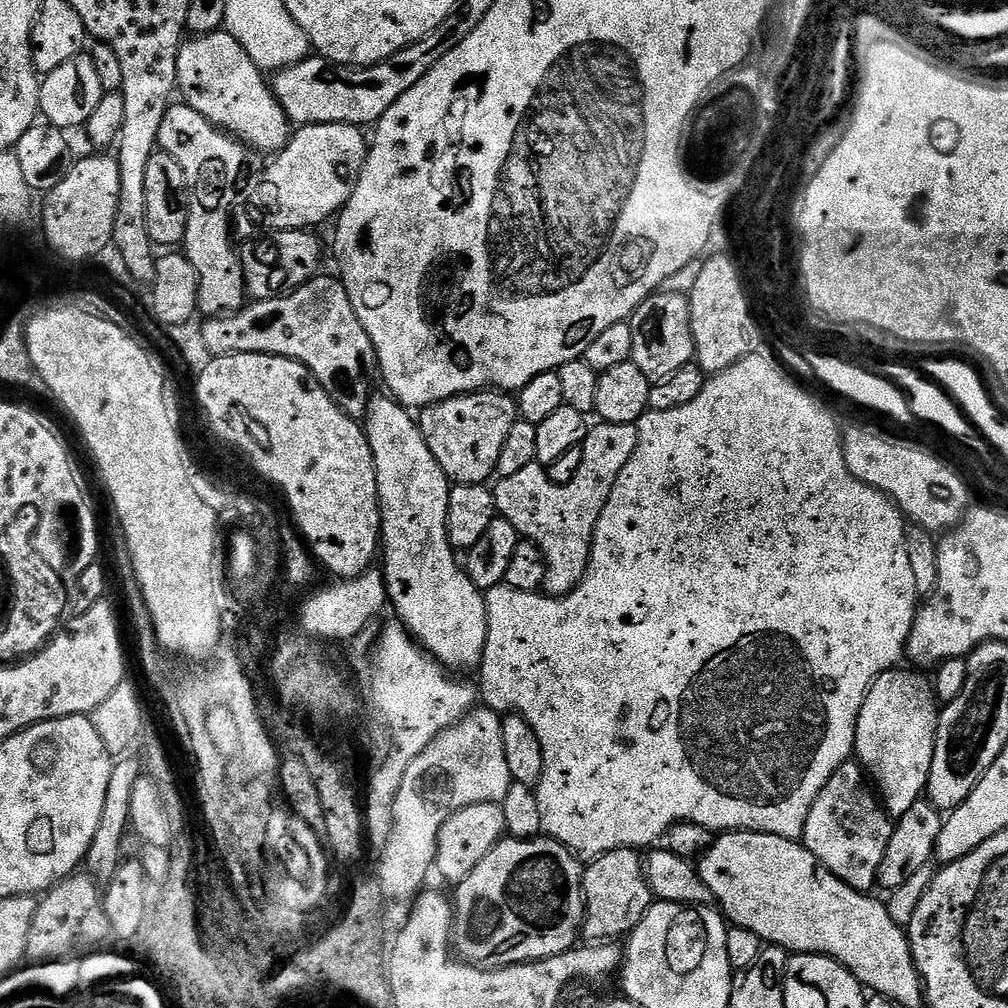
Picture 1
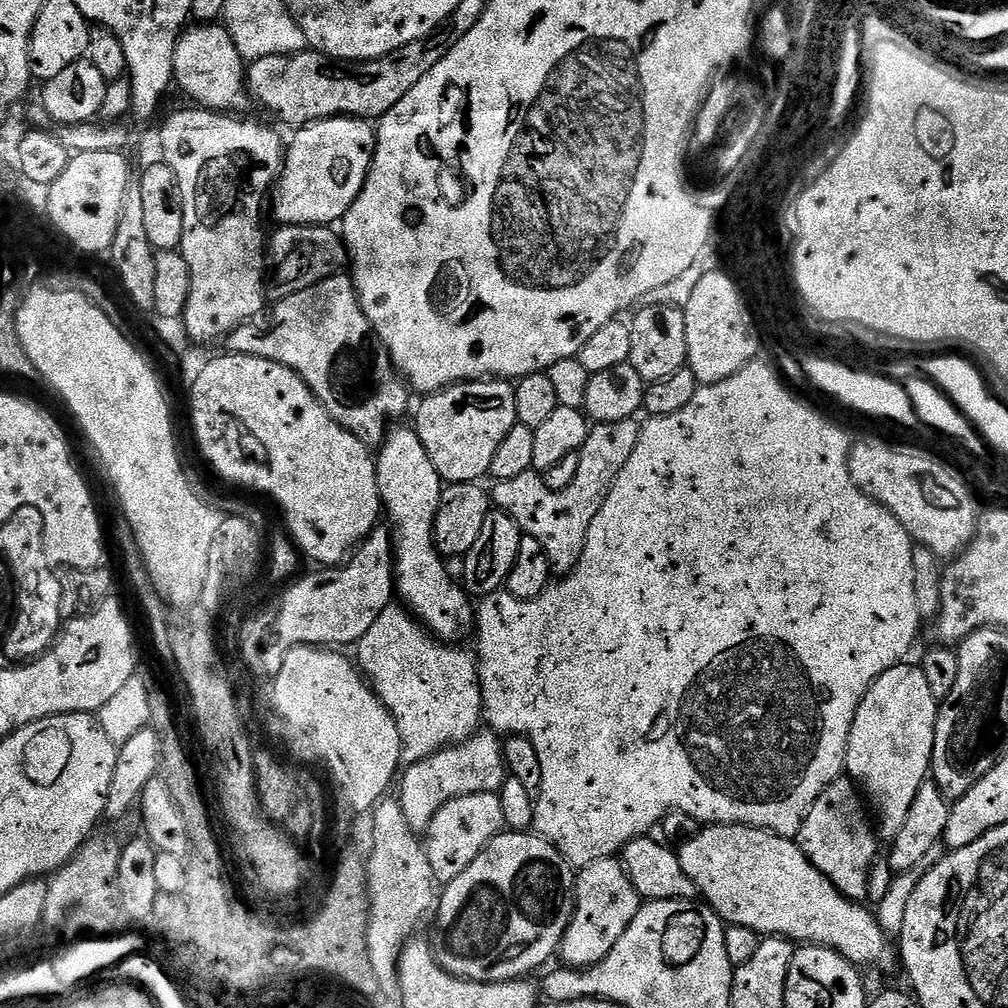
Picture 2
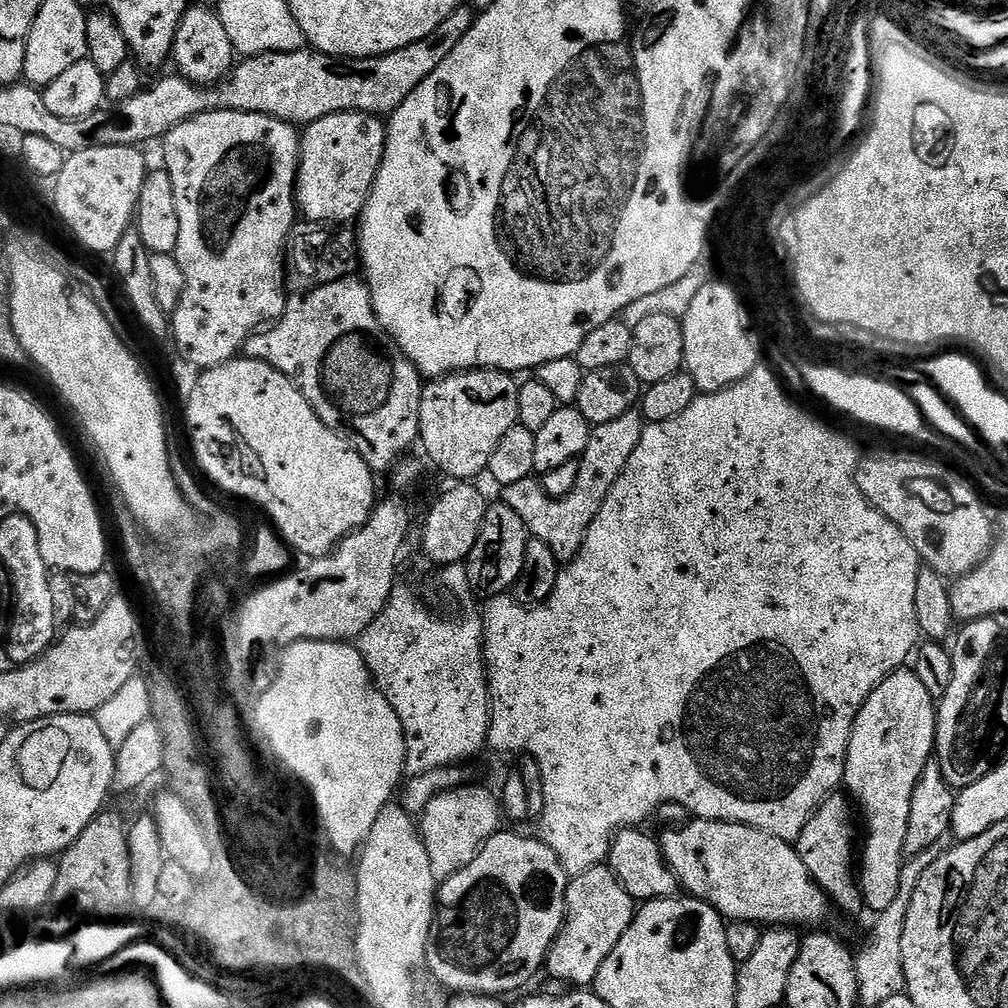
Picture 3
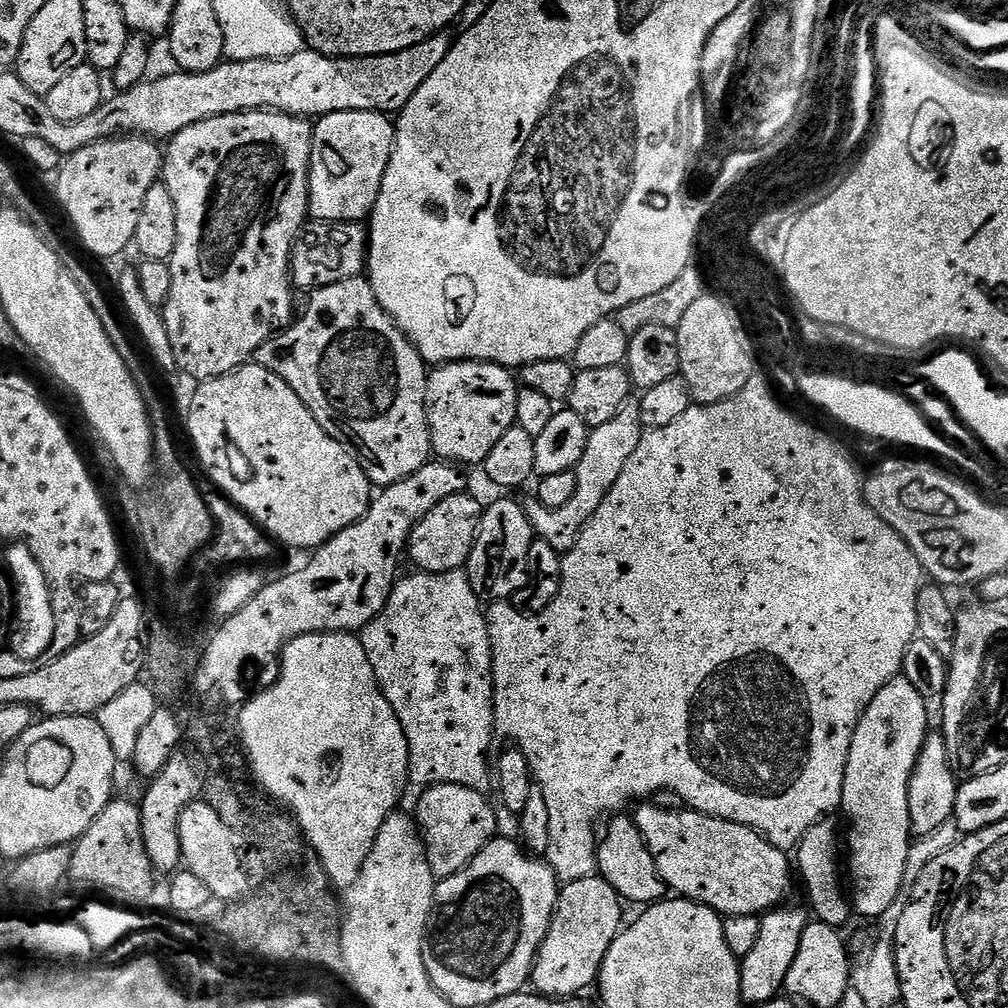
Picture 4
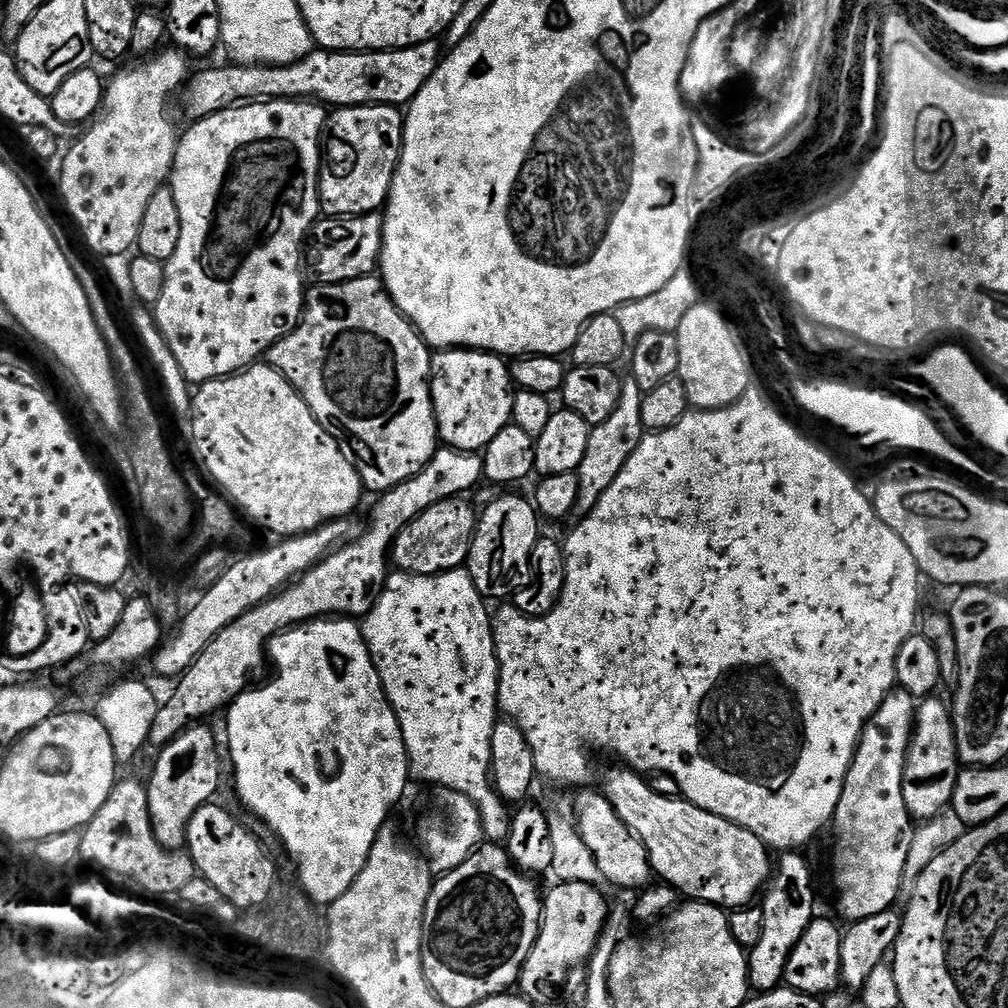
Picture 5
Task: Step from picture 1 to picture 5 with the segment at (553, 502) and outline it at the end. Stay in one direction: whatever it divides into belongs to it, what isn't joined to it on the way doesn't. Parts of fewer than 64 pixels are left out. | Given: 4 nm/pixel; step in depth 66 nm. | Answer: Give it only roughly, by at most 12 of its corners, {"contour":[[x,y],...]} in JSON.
{"contour":[[621,383],[578,469],[576,512],[587,514],[638,450],[644,393]]}

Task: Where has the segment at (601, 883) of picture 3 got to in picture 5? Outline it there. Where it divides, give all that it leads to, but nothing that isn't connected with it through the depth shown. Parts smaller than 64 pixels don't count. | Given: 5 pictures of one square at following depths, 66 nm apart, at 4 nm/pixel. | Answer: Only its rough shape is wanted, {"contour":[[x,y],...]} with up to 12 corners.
{"contour":[[553,883],[519,991],[552,1004],[589,963],[610,904],[595,883]]}

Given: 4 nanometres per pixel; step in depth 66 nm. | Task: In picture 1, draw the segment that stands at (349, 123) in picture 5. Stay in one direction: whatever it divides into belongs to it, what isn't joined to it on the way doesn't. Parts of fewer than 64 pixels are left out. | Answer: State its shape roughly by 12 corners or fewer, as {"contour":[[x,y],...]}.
{"contour":[[305,124],[245,183],[271,230],[343,208],[368,157],[354,124]]}

